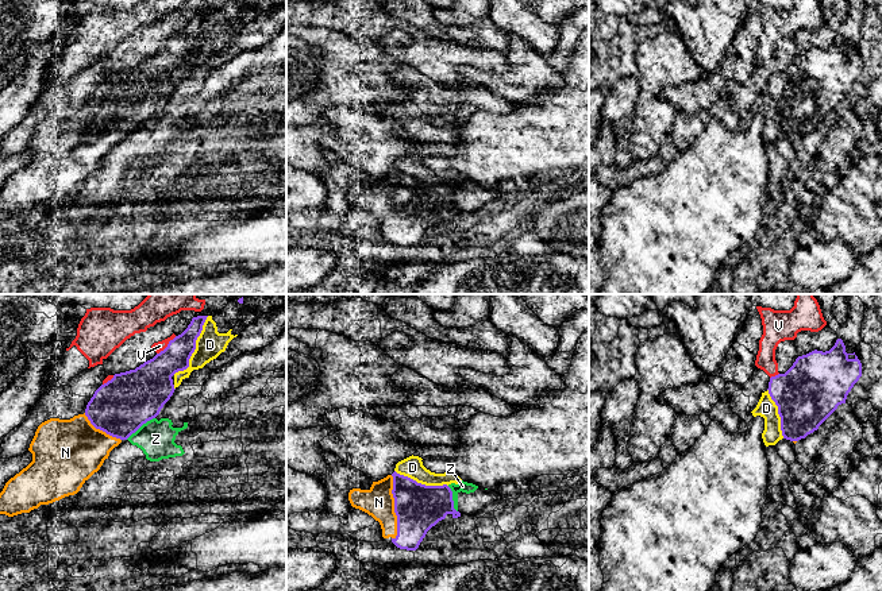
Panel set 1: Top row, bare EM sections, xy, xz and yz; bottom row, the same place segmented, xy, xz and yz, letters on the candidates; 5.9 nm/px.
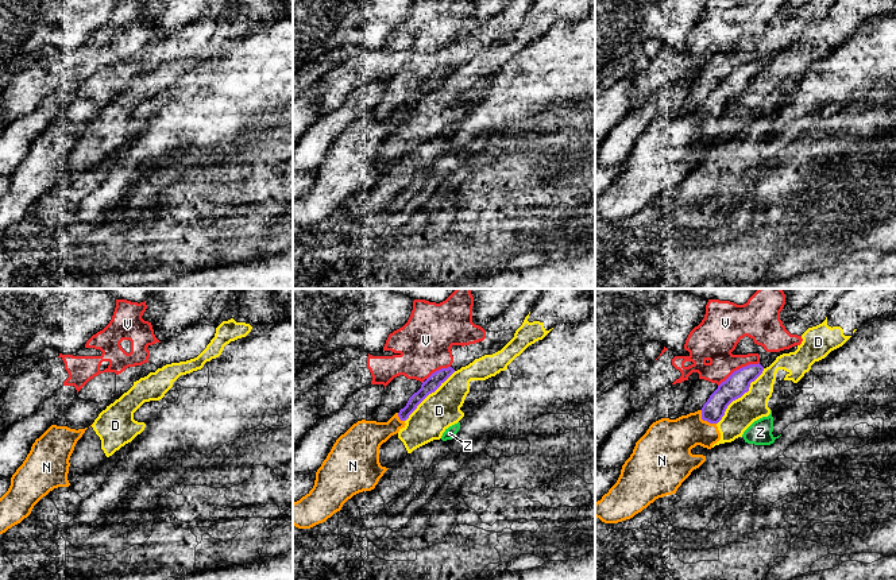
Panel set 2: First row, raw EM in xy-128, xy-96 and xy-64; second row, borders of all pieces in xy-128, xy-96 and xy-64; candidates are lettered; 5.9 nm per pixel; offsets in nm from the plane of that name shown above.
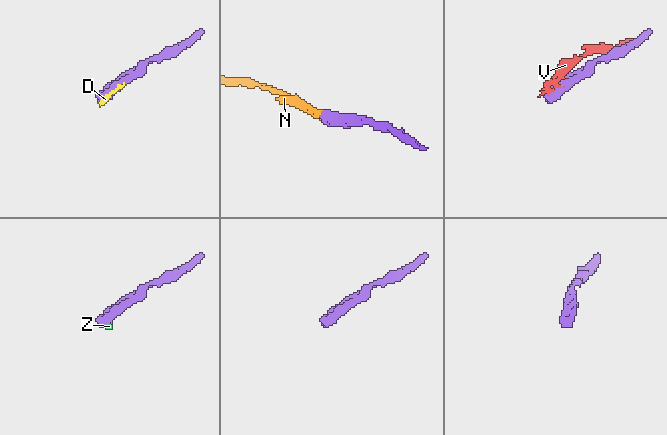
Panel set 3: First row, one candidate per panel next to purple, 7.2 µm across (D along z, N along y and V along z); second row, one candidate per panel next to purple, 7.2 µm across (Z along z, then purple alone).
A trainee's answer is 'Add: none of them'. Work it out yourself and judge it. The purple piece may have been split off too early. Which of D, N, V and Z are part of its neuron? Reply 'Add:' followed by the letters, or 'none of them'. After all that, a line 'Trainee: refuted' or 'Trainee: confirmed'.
Add: N
Trainee: refuted

